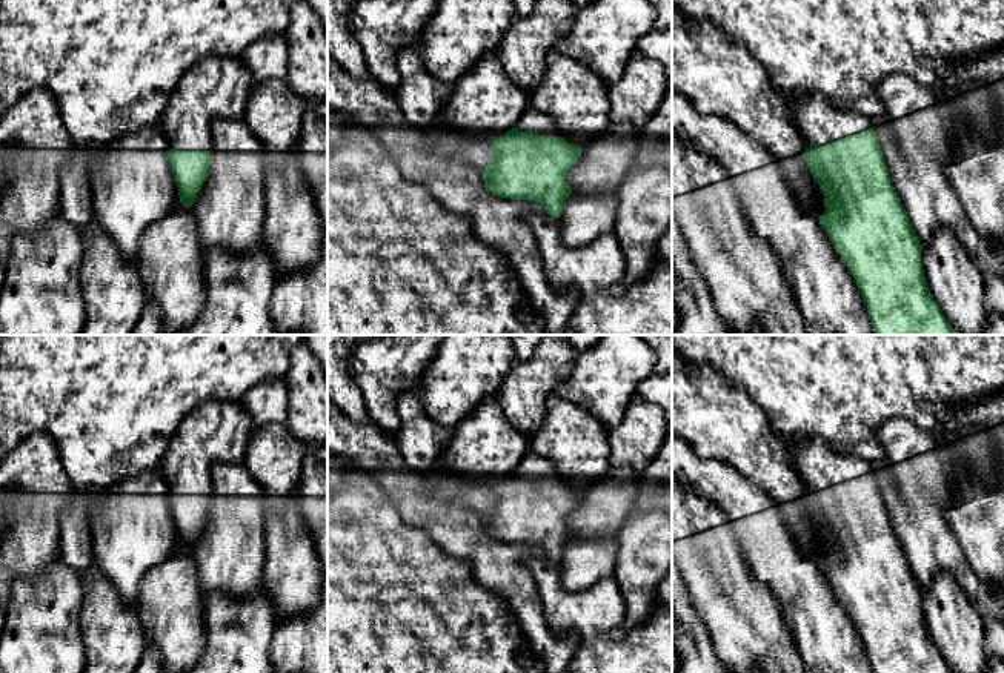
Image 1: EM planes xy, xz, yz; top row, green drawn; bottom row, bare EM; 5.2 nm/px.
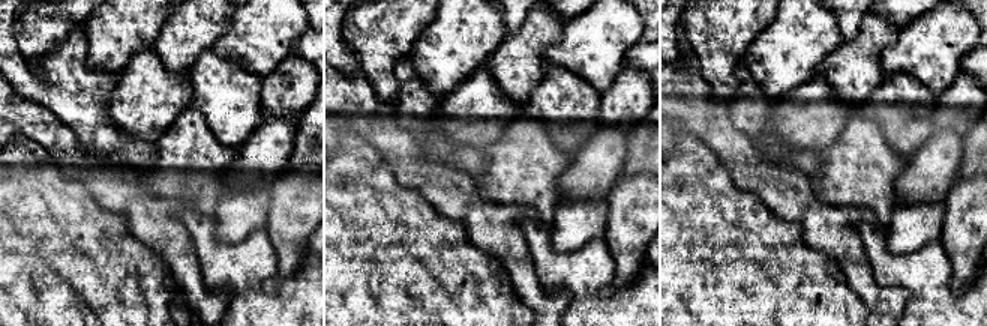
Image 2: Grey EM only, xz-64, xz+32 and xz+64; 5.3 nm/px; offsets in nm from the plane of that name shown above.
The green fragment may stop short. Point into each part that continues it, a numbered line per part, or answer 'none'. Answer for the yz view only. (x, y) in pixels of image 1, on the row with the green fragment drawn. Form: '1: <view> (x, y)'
1: yz (818, 122)

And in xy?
1: xy (216, 86)

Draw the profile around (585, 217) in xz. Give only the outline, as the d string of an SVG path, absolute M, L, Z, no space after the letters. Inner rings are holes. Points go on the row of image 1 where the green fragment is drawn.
M570 194L558 218L561 241L567 247L584 247L615 229L617 195Z

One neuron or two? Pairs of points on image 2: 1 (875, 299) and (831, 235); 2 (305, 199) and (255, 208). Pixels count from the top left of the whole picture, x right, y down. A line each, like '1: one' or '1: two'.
1: one
2: two

